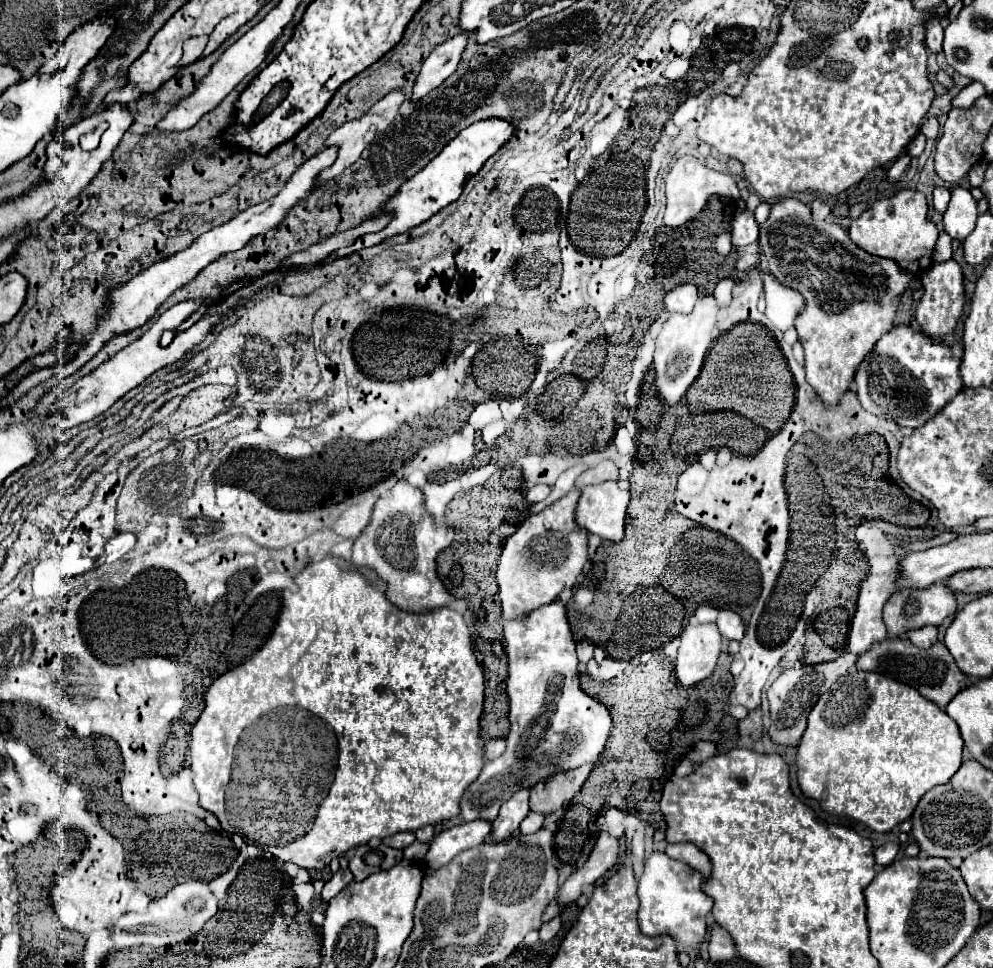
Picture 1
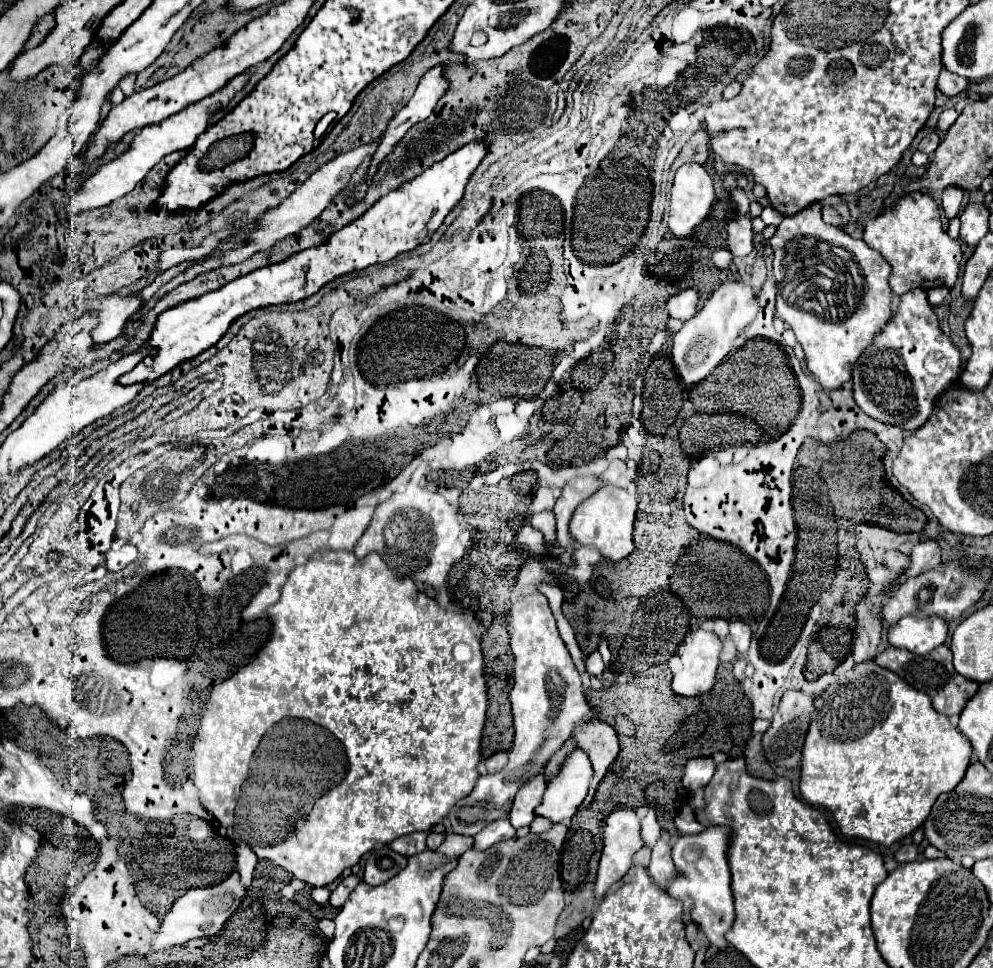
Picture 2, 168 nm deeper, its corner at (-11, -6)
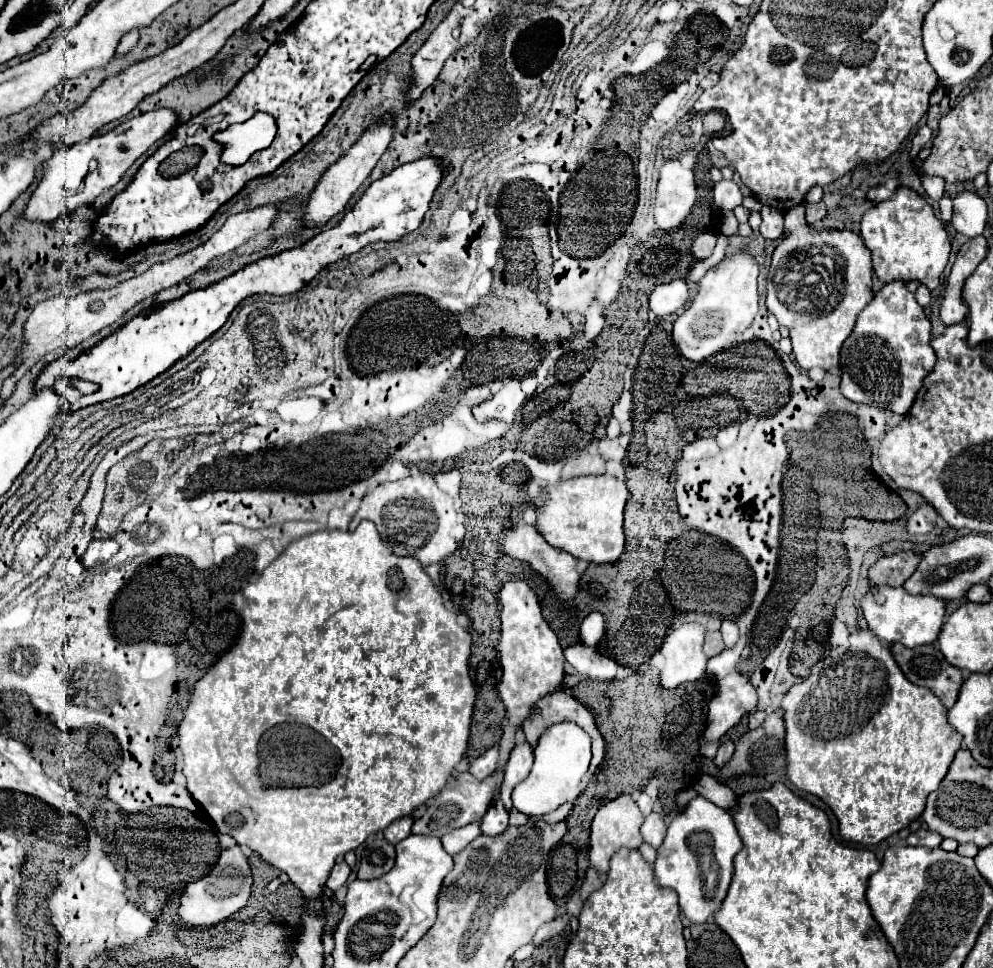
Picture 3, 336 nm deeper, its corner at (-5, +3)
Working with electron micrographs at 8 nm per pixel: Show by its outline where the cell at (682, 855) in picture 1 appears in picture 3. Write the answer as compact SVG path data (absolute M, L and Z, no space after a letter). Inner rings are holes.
M696 796L688 802L684 812L676 814L670 822L666 840L658 848L654 876L660 886L676 890L680 908L692 924L704 924L708 916L720 910L726 898L734 872L732 860L740 848L742 840L734 828L732 816L704 796Z

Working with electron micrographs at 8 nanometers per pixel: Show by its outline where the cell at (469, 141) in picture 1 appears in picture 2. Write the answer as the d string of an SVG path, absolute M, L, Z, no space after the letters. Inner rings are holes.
M470 143L470 147L454 151L452 155L448 155L448 159L434 163L416 179L404 183L400 189L380 197L362 217L358 217L348 227L342 227L340 231L332 233L328 237L328 243L322 243L320 247L312 247L308 251L300 251L288 257L286 261L256 269L240 279L234 279L232 283L226 283L216 291L204 293L188 303L180 303L160 313L146 341L146 347L154 347L156 355L144 357L142 363L138 363L130 373L122 375L118 383L152 383L154 379L166 375L180 363L194 359L204 349L214 347L228 331L230 323L236 321L240 315L260 307L308 299L320 287L324 287L328 281L340 275L364 269L374 263L390 261L396 255L412 251L414 247L430 241L432 233L442 225L450 209L462 199L464 187L484 155L486 147L482 143Z

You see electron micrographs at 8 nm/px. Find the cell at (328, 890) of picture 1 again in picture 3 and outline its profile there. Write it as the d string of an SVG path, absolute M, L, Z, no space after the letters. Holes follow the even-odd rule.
M338 862L338 864L334 866L334 870L332 870L332 874L330 874L330 878L328 878L326 886L328 886L332 892L336 892L340 886L344 886L344 884L346 884L348 874L350 874L348 864L346 864L346 862Z

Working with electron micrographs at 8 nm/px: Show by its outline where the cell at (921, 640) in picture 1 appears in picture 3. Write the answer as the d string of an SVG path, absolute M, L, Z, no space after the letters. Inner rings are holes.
M876 586L860 602L868 628L886 644L900 642L908 648L930 644L938 638L944 624L944 602L936 596L912 596L904 588Z

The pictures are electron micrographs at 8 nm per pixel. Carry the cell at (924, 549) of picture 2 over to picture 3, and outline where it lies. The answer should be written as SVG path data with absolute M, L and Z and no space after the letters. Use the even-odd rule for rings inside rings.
M924 504L908 518L908 532L926 534L934 528L934 524L936 524L936 510L932 506Z

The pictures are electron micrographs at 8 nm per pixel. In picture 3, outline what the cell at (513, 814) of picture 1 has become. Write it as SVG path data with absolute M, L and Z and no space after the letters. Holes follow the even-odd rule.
M528 742L524 744L516 744L514 752L510 752L510 760L506 766L506 776L504 776L504 784L502 784L502 802L506 806L506 810L512 810L512 788L526 780L526 774L530 774L530 766L534 764L534 754Z

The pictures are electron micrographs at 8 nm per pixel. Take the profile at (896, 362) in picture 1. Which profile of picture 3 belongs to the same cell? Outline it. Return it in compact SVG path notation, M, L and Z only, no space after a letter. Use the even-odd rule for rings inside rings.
M886 284L874 294L866 310L860 312L854 332L842 346L842 394L852 402L878 406L904 416L914 404L924 376L930 374L936 362L934 348L930 346L930 332L932 324L906 284Z

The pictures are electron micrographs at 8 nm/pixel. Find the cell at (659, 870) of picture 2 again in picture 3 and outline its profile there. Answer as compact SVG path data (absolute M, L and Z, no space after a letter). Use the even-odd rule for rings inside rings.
M652 812L642 824L642 838L652 848L658 848L664 842L664 836L666 836L666 824L660 814Z

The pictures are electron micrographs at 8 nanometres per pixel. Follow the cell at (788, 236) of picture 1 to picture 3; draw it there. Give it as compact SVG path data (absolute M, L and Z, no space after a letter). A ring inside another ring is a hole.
M798 204L784 214L784 236L780 238L768 272L768 296L766 306L778 318L778 322L790 328L792 352L800 368L836 368L840 360L840 348L854 330L858 314L866 308L866 302L874 298L872 292L872 254L864 240L850 230L816 230L806 220L806 204Z

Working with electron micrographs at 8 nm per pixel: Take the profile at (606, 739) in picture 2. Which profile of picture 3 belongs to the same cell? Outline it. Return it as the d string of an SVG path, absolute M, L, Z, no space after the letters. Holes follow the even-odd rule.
M560 692L560 694L550 694L550 696L542 698L538 702L538 710L524 722L522 730L524 730L528 744L534 748L540 734L546 732L548 726L554 726L554 724L560 724L566 720L576 722L590 734L592 746L594 746L594 762L590 764L590 774L594 774L606 756L606 742L594 722L592 712L586 706L582 706L572 694Z

